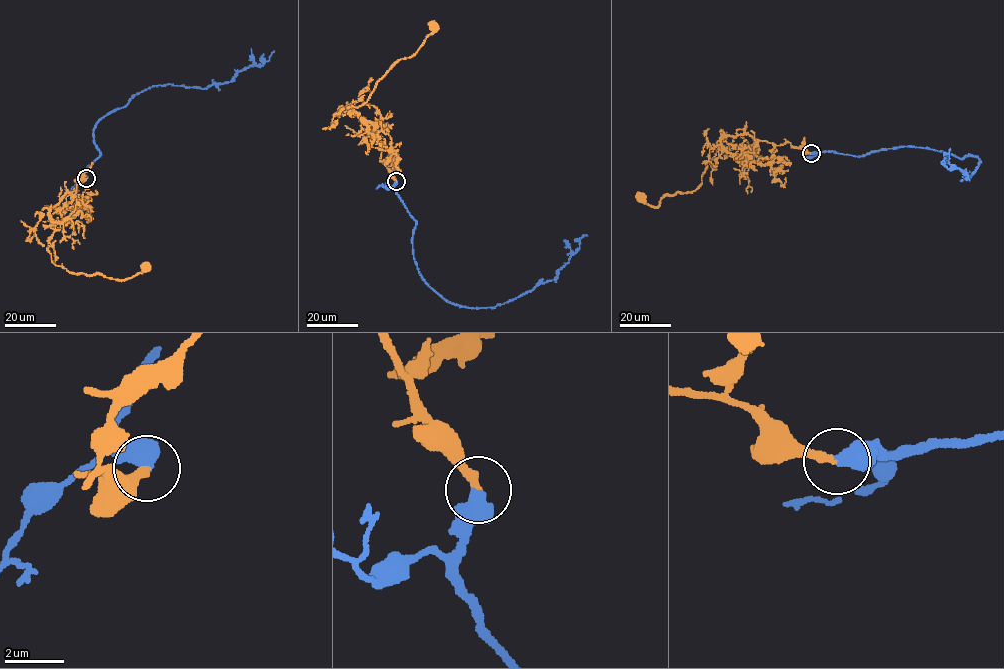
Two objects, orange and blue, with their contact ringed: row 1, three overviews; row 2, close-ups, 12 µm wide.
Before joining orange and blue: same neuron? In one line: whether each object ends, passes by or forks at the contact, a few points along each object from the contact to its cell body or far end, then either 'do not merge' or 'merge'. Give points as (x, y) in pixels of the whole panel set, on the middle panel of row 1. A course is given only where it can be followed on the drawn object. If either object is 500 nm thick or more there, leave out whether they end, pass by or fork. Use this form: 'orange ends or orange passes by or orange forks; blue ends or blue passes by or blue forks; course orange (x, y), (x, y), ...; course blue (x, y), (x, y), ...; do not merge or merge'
course orange (396, 181), (368, 124), (344, 107), (333, 114), (367, 100), (435, 26); course blue (396, 181), (396, 194), (416, 221), (419, 273), (462, 306), (495, 307), (553, 280), (587, 235); merge

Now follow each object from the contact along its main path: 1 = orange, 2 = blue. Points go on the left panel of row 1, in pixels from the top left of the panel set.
1: (87, 178), (44, 208), (37, 239), (55, 265), (77, 274), (123, 280), (147, 266)
2: (87, 178), (100, 154), (93, 137), (100, 118), (154, 85), (230, 82), (274, 50)

